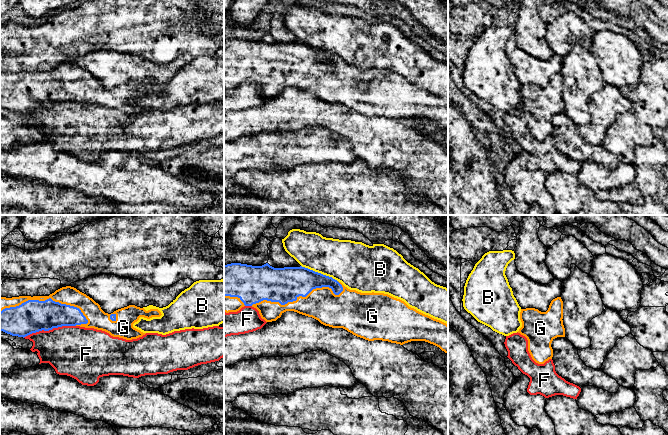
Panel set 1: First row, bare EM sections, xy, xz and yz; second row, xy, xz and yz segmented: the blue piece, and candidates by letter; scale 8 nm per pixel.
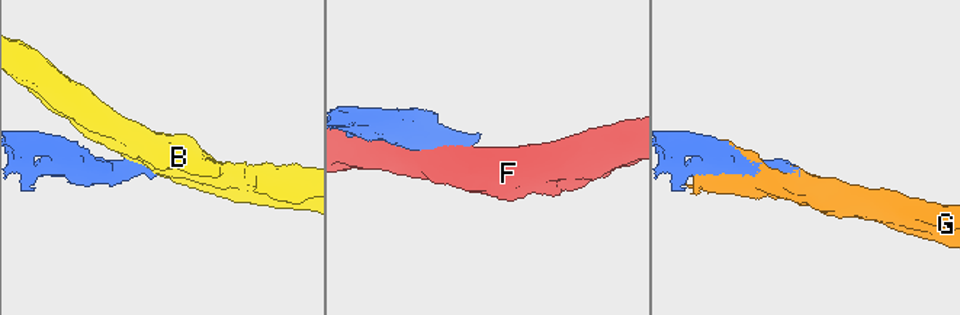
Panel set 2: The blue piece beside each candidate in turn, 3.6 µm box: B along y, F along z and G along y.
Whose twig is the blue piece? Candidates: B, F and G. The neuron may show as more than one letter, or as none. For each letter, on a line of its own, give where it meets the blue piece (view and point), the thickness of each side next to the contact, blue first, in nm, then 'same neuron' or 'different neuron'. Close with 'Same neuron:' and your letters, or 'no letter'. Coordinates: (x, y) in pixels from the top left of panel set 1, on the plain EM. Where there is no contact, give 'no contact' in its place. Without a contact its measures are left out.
B: meets blue in xz at (319, 49); 260 nm thick on the blue side, 340 nm on the other; different neuron
F: meets blue in xy at (49, 105); 260 nm thick on the blue side, 400 nm on the other; different neuron
G: meets blue in xy at (46, 76); 260 nm thick on the blue side, 150 nm on the other; same neuron
Same neuron: G

